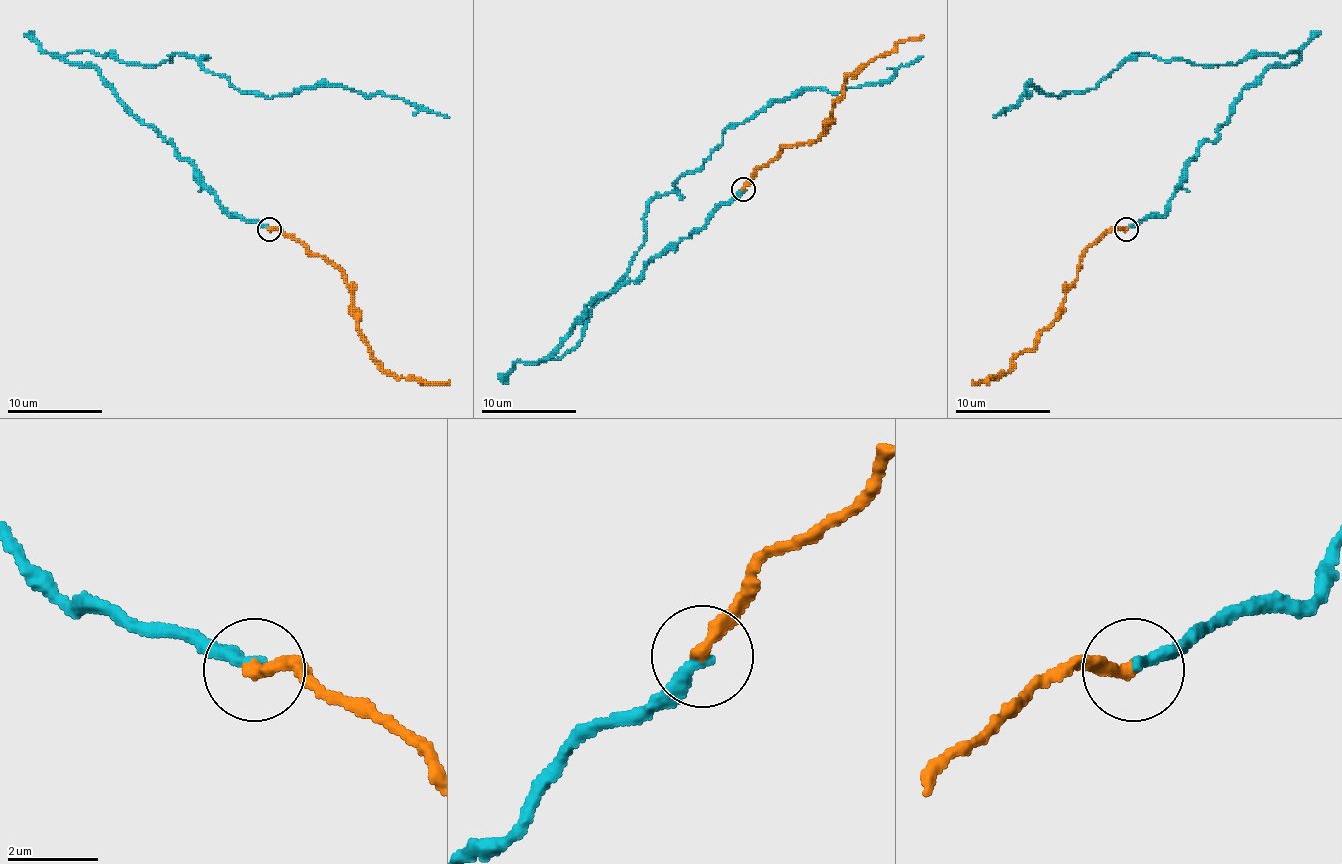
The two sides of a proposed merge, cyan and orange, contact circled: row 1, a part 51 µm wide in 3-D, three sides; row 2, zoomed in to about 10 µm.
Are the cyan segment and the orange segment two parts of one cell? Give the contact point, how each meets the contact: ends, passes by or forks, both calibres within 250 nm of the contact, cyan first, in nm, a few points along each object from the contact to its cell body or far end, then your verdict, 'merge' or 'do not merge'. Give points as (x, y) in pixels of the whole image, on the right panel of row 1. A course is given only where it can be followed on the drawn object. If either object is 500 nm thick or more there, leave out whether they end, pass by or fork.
place (1126, 229); cyan ends; orange ends; calibres 300 and 300 nm; course cyan (1127, 229), (1165, 213), (1239, 93), (1294, 50), (1234, 65), (1134, 53), (1094, 89), (1027, 86), (993, 117); course orange (1127, 229), (1110, 229), (1084, 251), (1058, 315), (1034, 346), (1017, 356), (1005, 373), (979, 382), (972, 380); merge

